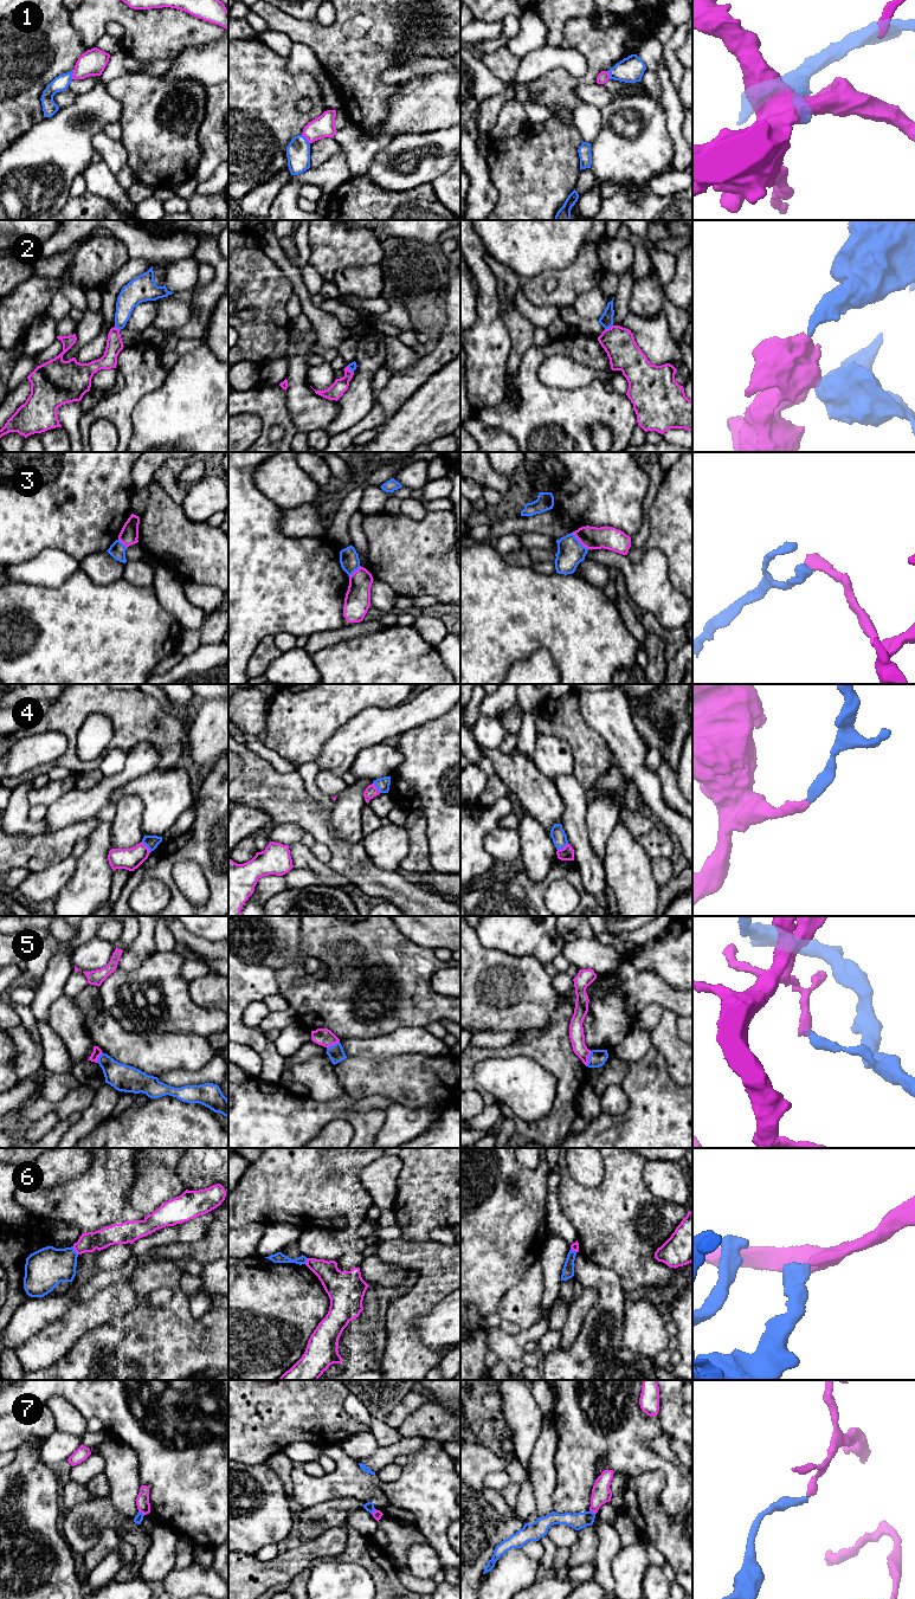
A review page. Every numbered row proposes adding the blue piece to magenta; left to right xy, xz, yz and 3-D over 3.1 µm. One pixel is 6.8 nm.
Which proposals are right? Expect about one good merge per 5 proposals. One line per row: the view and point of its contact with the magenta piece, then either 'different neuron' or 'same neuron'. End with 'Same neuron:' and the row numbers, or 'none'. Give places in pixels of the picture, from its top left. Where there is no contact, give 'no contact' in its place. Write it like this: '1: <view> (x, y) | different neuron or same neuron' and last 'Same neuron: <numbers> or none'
1: xy (72, 75) | different neuron
2: yz (609, 328) | different neuron
3: yz (579, 541) | different neuron
4: xy (146, 846) | different neuron
5: yz (587, 1058) | different neuron
6: xy (75, 1250) | different neuron
7: xy (141, 1512) | different neuron
Same neuron: none

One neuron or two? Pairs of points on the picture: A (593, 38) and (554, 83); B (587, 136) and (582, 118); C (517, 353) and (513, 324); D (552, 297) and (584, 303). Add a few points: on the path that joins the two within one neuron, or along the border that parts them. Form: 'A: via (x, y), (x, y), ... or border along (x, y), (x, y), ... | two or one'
A: via (593, 56), (593, 70), (582, 81), (572, 83) | one
B: via (587, 131), (587, 123) | one
C: via (517, 346), (517, 331) | one
D: border along (598, 287), (582, 292), (572, 304) | two

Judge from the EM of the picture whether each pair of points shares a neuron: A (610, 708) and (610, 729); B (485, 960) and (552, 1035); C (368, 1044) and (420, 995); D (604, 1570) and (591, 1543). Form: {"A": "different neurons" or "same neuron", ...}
{"A": "same neuron", "B": "different neurons", "C": "different neurons", "D": "different neurons"}

